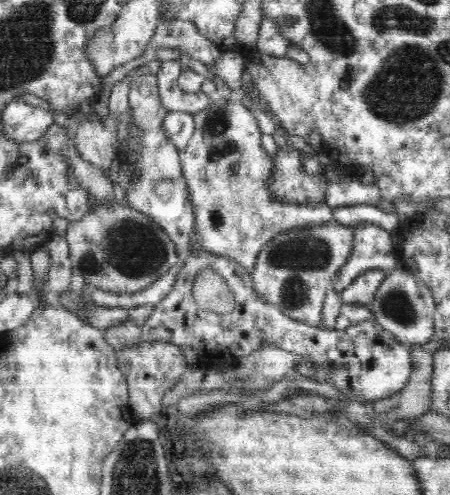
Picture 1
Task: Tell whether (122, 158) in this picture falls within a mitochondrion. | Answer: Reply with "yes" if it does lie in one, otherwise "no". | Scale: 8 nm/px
no

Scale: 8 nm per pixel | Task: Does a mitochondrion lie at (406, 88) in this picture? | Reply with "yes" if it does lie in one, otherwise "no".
yes

